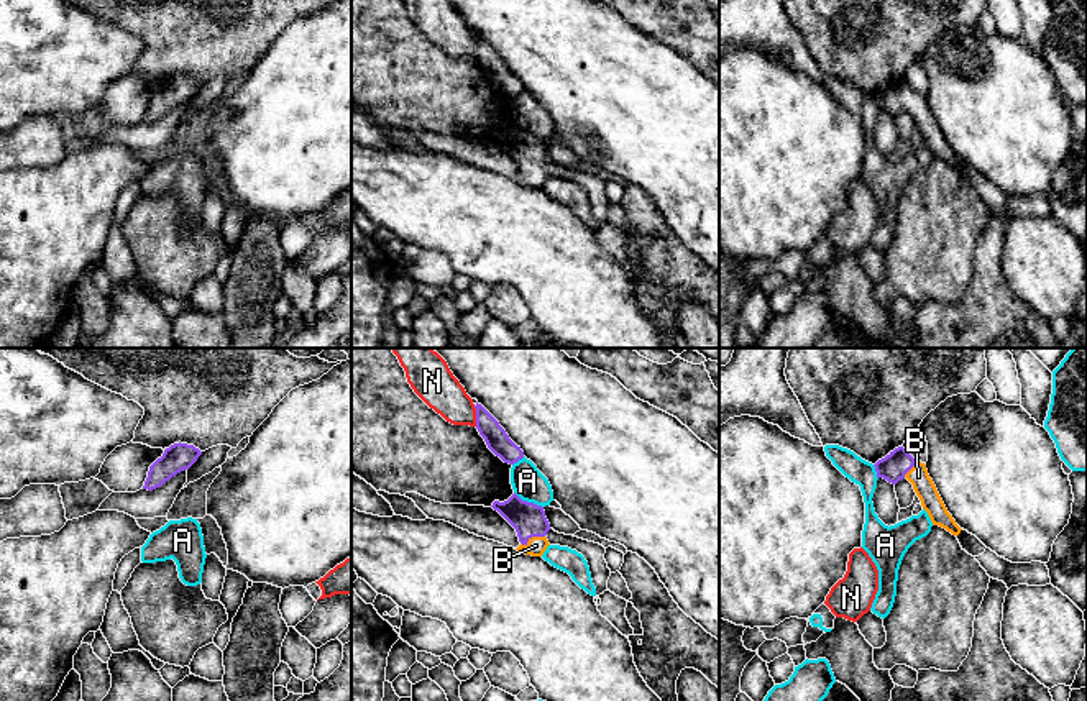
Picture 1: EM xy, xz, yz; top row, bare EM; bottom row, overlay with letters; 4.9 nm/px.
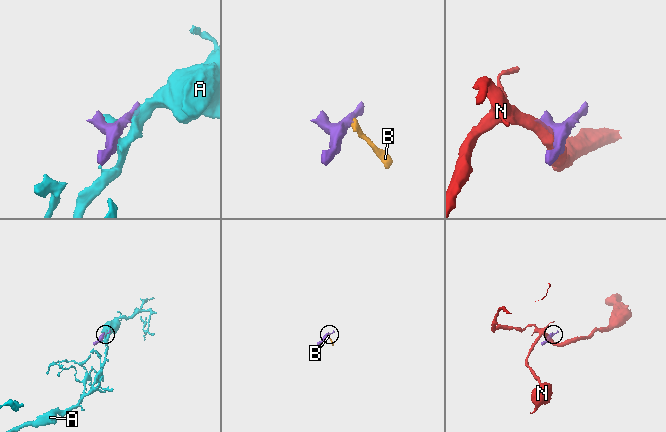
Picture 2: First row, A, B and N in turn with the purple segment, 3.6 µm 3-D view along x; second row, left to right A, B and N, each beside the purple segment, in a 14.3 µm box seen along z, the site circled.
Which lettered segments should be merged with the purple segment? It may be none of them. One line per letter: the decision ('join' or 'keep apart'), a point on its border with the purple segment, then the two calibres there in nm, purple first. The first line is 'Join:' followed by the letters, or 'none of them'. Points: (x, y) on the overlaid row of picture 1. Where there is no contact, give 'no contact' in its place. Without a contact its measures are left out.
Join: B
A: keep apart; meets purple in xz at (529, 503); 160 nm thick on the purple side, 160 nm on the other
B: join; meets purple in xz at (532, 536); 160 nm thick on the purple side, 90 nm on the other
N: keep apart; meets purple in xz at (476, 416); 120 nm thick on the purple side, 200 nm on the other

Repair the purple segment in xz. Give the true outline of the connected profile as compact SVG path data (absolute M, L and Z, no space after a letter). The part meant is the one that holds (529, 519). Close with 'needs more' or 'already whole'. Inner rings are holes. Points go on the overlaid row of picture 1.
M516 493L504 502L494 501L491 506L498 511L517 532L521 553L542 557L547 547L547 532L550 524L542 506L522 501Z | needs more

